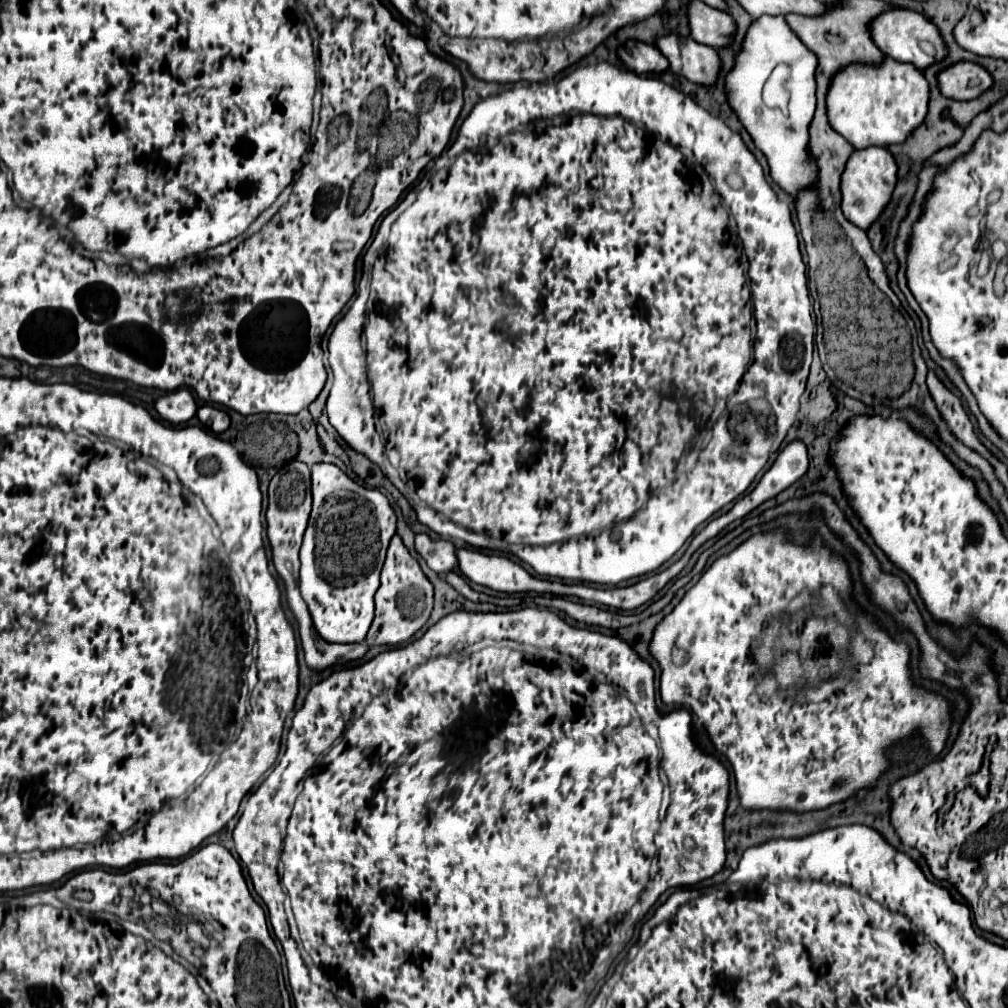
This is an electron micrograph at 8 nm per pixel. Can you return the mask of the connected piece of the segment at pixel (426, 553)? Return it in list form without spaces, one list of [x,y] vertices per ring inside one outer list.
[[[416,534],[414,540],[416,552],[426,560],[426,564],[438,572],[446,574],[456,568],[456,554],[454,554],[454,544],[450,540],[432,540],[428,534]]]

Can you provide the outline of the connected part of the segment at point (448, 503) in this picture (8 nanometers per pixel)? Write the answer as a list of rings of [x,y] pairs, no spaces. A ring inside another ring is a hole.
[[[608,62],[578,68],[558,82],[514,86],[502,94],[480,100],[464,120],[458,142],[454,142],[446,154],[452,160],[446,168],[446,178],[430,178],[410,206],[401,202],[383,219],[364,255],[363,276],[352,308],[336,322],[330,334],[328,360],[334,370],[334,384],[328,396],[330,424],[350,448],[378,464],[416,510],[418,520],[444,538],[460,538],[476,548],[512,552],[540,576],[562,580],[618,584],[660,568],[704,520],[736,500],[754,482],[768,460],[768,456],[754,458],[742,454],[728,432],[714,436],[714,432],[720,430],[716,426],[720,426],[718,420],[726,410],[728,398],[738,390],[740,402],[752,398],[766,398],[770,402],[778,420],[774,450],[778,450],[788,428],[796,420],[812,362],[816,324],[812,320],[812,304],[806,286],[806,265],[798,250],[790,208],[778,200],[776,192],[766,182],[756,156],[720,118],[714,118],[690,96],[660,78],[638,76],[632,70]],[[728,172],[738,172],[744,178],[742,190],[734,190],[726,184],[724,178]],[[730,214],[736,220],[740,244],[724,238]],[[371,270],[372,280],[369,281]],[[752,318],[756,320],[754,340]],[[365,324],[368,354],[361,344]],[[708,432],[710,442],[706,446],[696,446],[700,448],[700,466],[680,472],[680,462],[688,450],[694,448],[700,438],[704,440]]]

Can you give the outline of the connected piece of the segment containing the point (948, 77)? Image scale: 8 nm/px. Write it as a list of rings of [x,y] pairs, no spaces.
[[[956,62],[936,74],[938,90],[946,98],[972,100],[992,86],[990,74],[974,62]]]

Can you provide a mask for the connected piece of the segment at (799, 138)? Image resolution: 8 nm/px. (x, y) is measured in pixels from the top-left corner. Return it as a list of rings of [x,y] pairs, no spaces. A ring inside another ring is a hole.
[[[762,16],[748,26],[742,48],[734,58],[732,70],[726,74],[726,84],[724,84],[728,104],[736,112],[738,120],[744,124],[748,134],[752,136],[756,148],[766,156],[770,166],[770,176],[792,198],[796,198],[798,190],[812,186],[816,182],[816,166],[810,164],[810,158],[806,154],[808,124],[816,108],[816,96],[814,96],[816,64],[818,64],[816,56],[792,32],[784,16]],[[778,64],[786,64],[790,68],[790,78],[786,80],[786,88],[790,94],[790,110],[786,112],[770,108],[762,100],[764,82]]]

